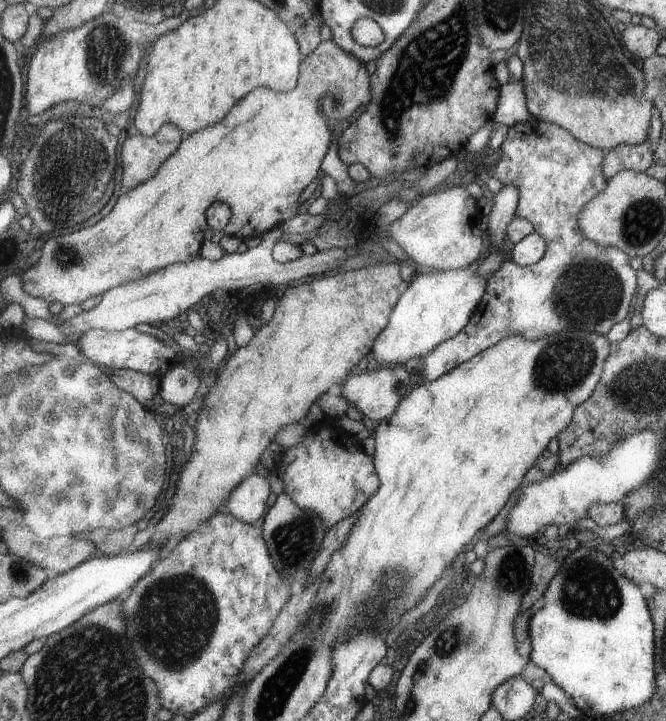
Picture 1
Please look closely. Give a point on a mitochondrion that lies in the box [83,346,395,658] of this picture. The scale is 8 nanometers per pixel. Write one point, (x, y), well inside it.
(294, 542)

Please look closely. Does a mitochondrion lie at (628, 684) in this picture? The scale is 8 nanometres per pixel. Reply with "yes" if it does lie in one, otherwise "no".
no

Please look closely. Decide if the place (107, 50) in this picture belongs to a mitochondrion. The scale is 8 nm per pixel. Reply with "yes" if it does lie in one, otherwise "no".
yes

